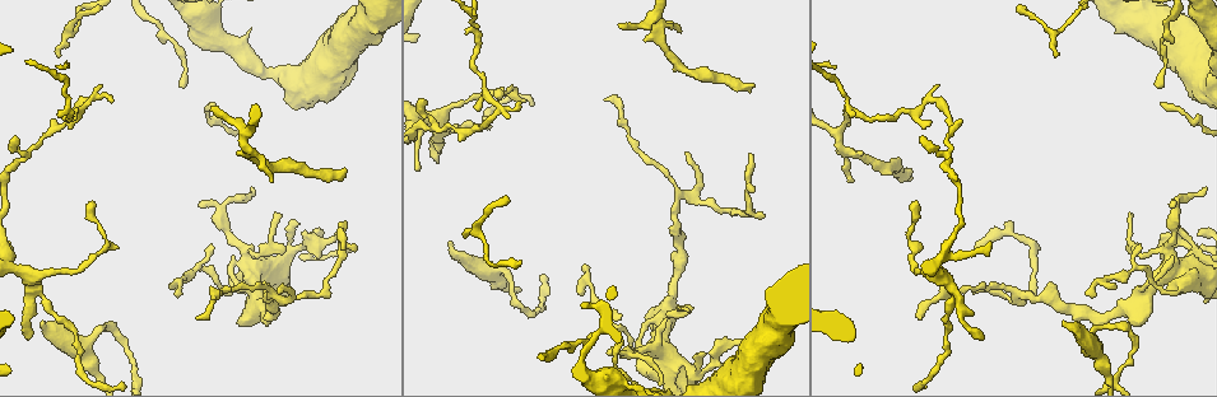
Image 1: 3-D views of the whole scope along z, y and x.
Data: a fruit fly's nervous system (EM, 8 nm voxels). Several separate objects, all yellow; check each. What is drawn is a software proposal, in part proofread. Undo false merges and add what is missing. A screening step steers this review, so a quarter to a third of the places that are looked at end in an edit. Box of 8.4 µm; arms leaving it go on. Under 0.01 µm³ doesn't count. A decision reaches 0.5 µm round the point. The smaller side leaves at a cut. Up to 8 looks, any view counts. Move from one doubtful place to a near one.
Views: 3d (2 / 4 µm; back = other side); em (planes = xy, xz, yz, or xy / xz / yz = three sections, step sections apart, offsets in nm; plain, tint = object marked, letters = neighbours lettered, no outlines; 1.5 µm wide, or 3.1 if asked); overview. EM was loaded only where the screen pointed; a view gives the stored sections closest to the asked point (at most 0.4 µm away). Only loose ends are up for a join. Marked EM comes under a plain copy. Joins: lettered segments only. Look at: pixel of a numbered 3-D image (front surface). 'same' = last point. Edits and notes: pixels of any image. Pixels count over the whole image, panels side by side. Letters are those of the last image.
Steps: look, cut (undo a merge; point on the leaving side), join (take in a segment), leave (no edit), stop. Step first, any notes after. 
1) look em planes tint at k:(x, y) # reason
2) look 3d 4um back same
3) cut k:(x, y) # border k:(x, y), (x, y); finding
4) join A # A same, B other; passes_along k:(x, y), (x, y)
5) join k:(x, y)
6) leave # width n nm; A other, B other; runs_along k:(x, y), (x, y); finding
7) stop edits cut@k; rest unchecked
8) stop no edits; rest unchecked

look 3d 4um back at 1:(842, 109) # branch stops here

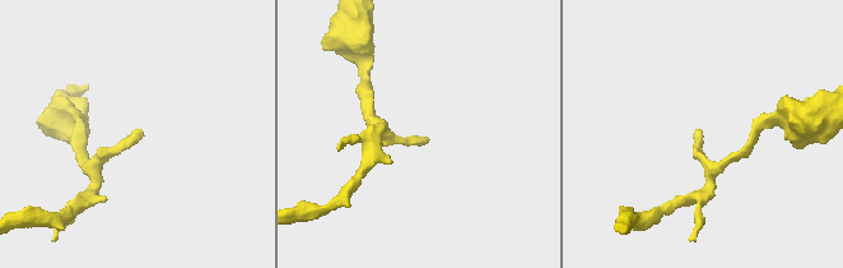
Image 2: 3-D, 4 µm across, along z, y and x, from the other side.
look em xz step 4 tint at 2:(143, 133)

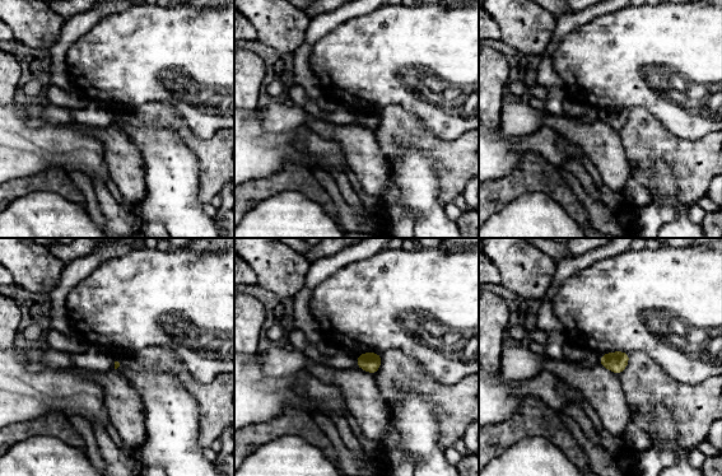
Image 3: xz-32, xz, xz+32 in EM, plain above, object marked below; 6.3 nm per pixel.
look em xz step 4 letters same

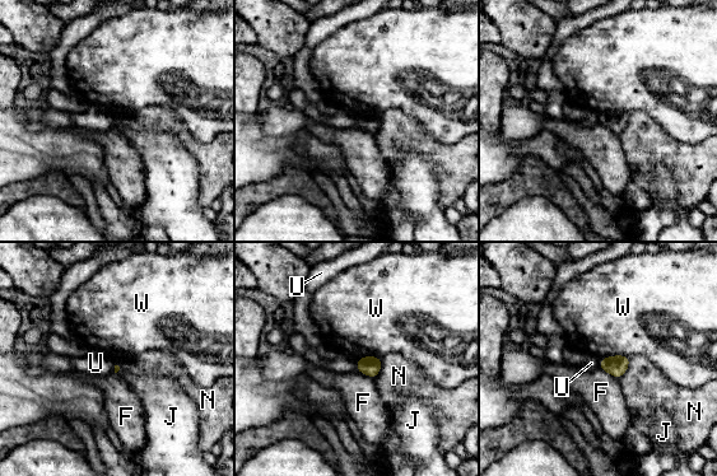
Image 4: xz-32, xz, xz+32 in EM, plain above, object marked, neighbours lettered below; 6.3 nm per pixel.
leave # F other, J other, N other, U other, W other; border 4:(358, 359), (355, 370); none of them fits

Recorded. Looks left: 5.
look em planes letters at 1:(751, 83)

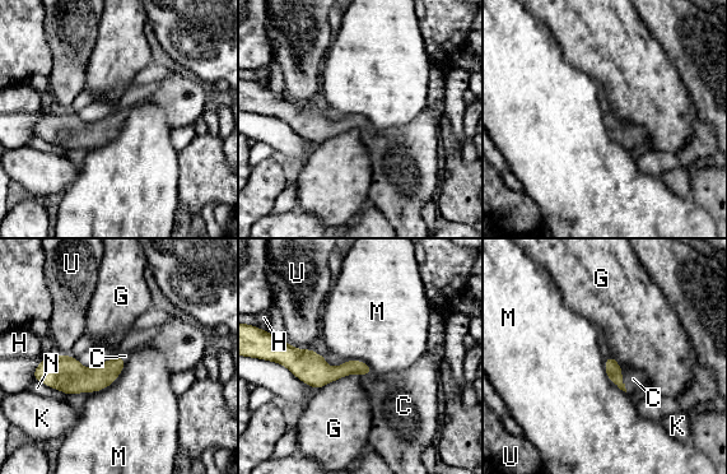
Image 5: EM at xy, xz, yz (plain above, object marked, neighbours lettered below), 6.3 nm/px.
join C # longest_contact N 340 nm; C same, G other, H other, K other, M other, N other, U other; it goes on there

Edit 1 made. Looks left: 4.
look 3d 2um back at 1:(452, 242) # branch stops here

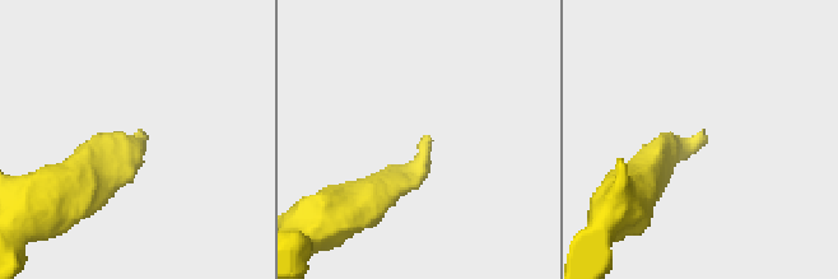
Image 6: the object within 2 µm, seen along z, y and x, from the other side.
look em planes letters at 6:(426, 136)

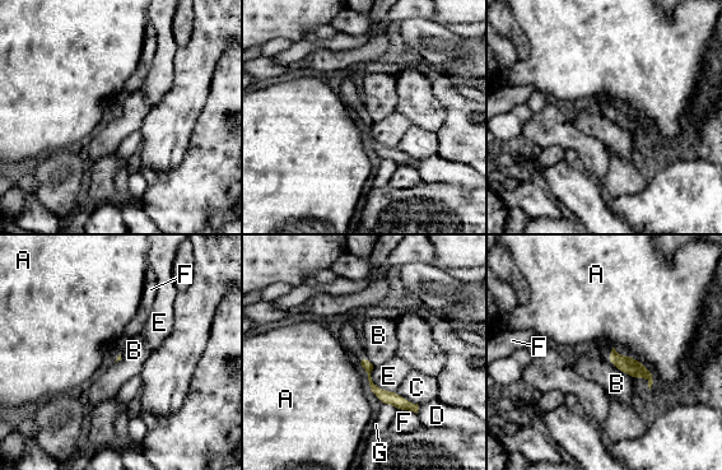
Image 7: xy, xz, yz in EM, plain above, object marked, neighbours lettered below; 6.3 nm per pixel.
leave # A other, B other, C other, D other, E other, F other, G other; runs_along 7:(363, 361), (372, 385), (383, 396), (414, 408); none of them fits

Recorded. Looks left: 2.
stop edits join@5; rest unchecked

